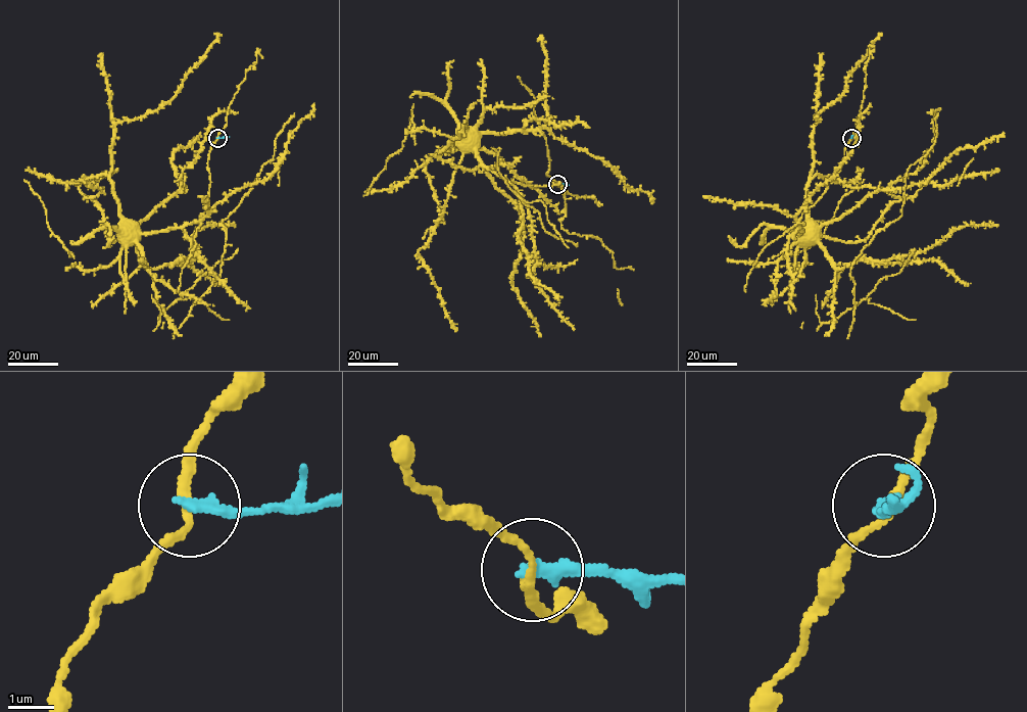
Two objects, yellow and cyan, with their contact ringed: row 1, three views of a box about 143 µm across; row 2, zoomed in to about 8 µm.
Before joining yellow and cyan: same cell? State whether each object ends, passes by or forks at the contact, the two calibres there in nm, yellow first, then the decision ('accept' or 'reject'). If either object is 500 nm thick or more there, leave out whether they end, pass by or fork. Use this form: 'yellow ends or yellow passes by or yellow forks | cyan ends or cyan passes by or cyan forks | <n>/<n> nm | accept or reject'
yellow passes by | cyan ends | 180/280 nm | reject

